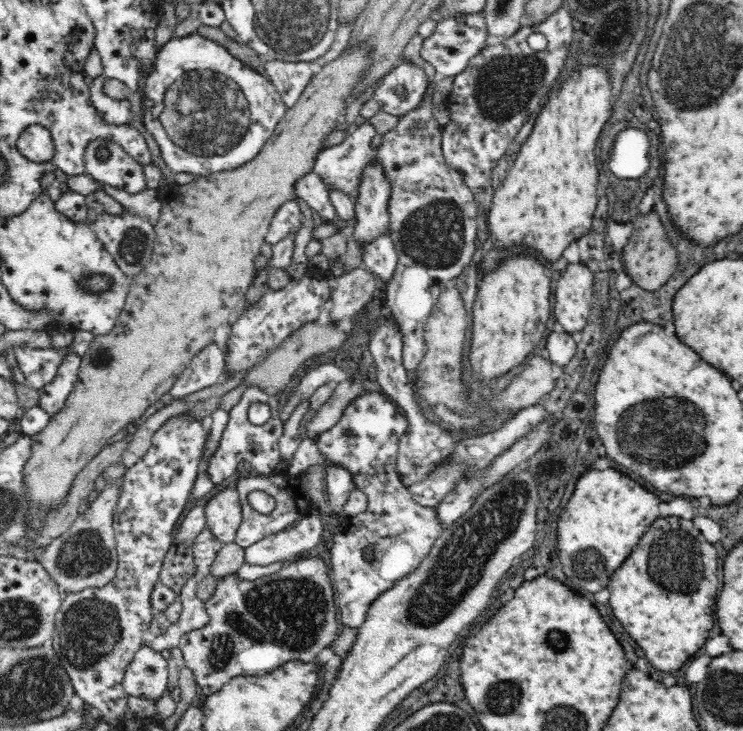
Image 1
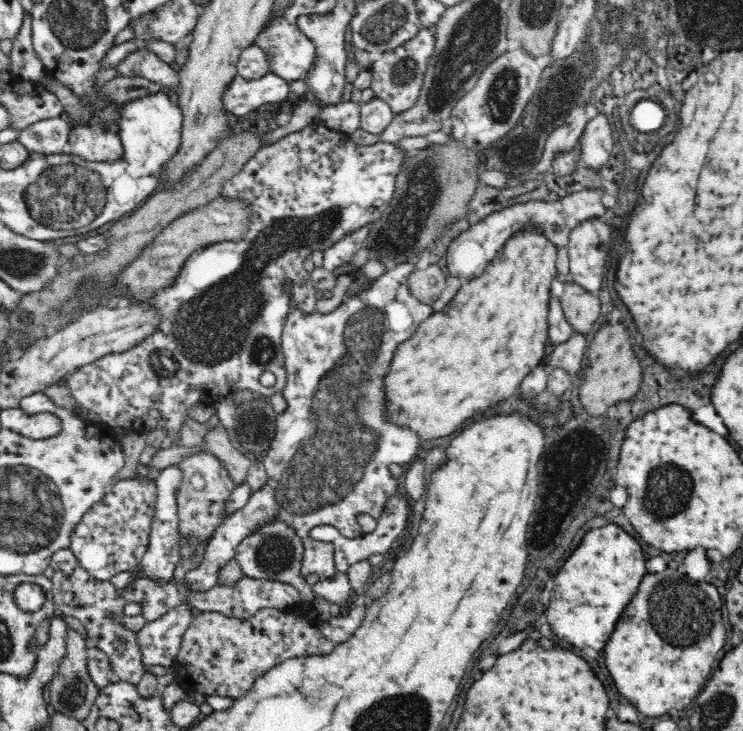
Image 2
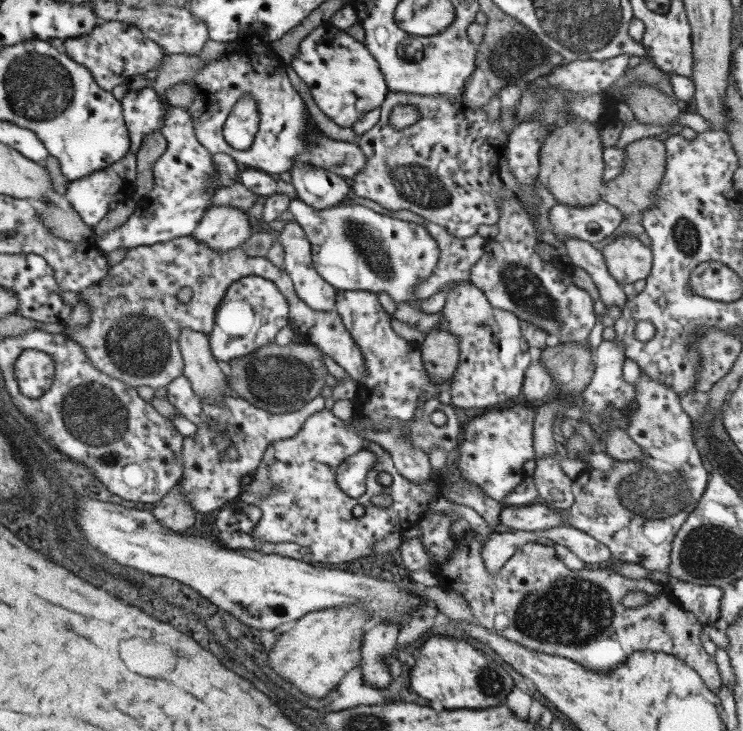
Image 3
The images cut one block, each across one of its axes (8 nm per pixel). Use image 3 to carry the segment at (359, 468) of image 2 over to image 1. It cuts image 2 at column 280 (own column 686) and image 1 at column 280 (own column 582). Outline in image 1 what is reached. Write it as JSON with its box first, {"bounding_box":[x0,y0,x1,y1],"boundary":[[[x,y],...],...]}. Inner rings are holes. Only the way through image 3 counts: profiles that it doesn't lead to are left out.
{"bounding_box":[236,474,314,548],"boundary":[[[252,474],[250,478],[242,478],[242,480],[238,482],[236,492],[238,492],[240,500],[242,500],[242,524],[240,524],[238,534],[236,534],[236,544],[242,546],[242,548],[254,546],[254,544],[260,542],[262,538],[294,526],[296,520],[300,520],[302,516],[308,514],[310,508],[314,508],[314,504],[310,502],[306,490],[302,488],[302,476],[290,476],[290,474],[260,476],[260,474]],[[248,494],[274,496],[274,498],[276,498],[276,508],[274,508],[274,512],[272,512],[272,514],[258,514],[258,512],[254,512],[254,508],[250,508]]]}

